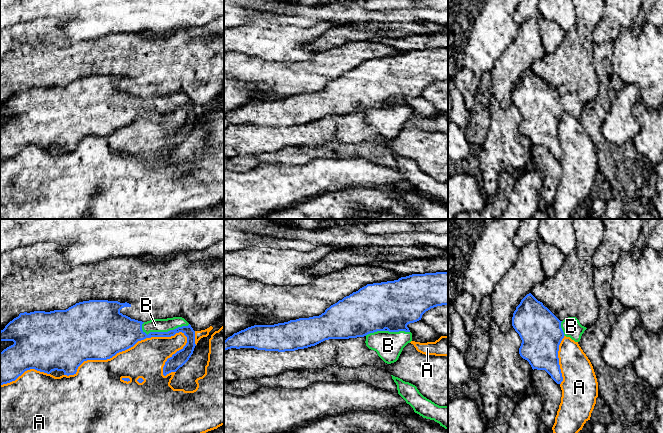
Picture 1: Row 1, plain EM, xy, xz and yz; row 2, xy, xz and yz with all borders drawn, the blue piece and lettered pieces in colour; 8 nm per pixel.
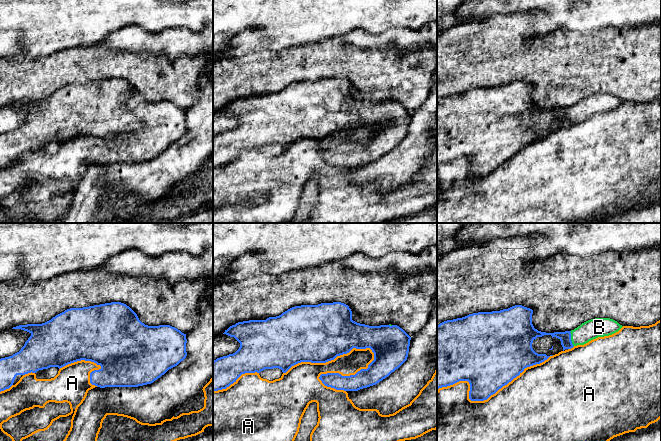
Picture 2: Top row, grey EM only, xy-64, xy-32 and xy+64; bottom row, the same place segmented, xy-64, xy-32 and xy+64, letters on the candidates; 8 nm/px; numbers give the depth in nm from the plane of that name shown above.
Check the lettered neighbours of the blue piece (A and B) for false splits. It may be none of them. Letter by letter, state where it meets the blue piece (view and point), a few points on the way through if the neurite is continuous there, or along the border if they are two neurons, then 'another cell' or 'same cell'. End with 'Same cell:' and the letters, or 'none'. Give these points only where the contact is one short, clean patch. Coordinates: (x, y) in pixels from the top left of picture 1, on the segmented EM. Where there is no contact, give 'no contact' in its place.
A: meets blue in xy at (124, 350); another cell
B: meets blue in xy at (165, 332); runs through xy (134, 333), (165, 332), (155, 325); same cell
Same cell: B

